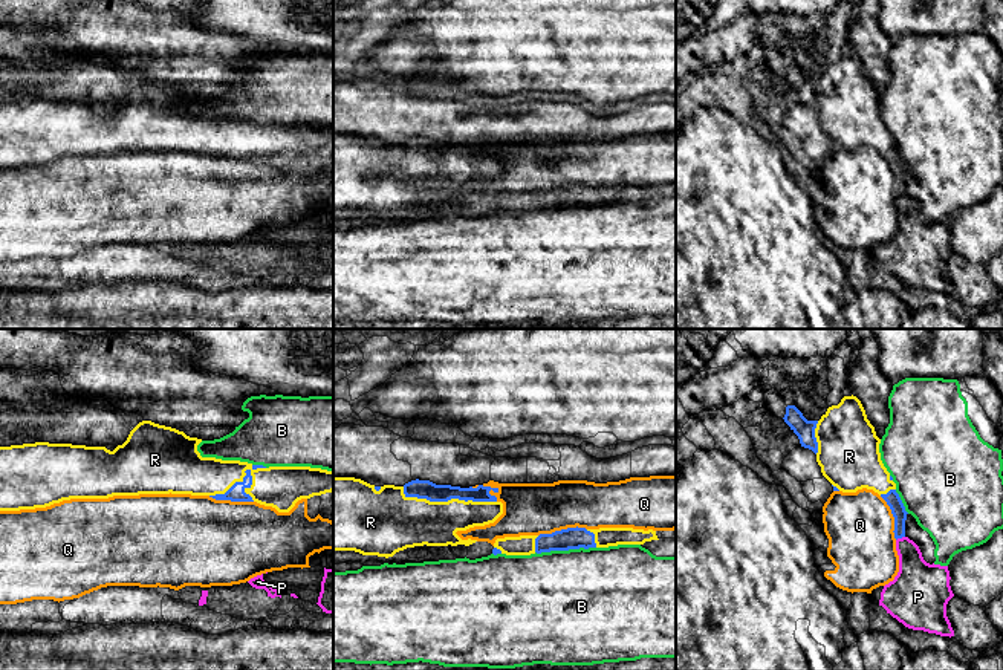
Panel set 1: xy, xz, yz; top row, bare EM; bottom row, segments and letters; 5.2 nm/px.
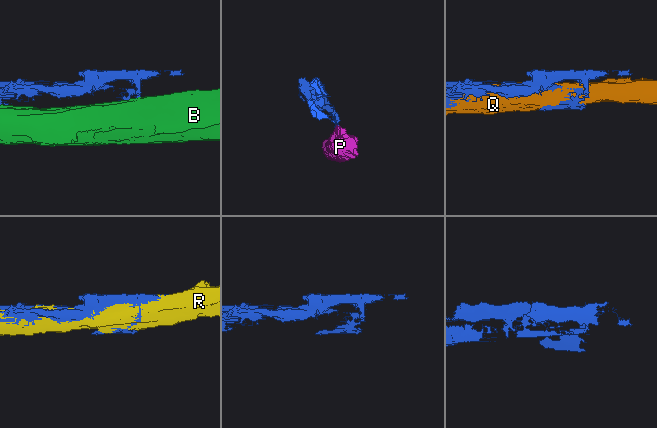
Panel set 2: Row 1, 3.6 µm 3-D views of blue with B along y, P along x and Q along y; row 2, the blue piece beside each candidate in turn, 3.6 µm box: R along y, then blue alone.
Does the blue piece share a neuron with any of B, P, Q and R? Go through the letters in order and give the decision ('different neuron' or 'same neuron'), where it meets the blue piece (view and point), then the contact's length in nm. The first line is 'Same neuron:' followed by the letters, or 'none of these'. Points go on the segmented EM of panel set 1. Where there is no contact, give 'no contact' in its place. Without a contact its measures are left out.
Same neuron: R
B: different neuron; contact xz (564, 549); length 320 nm
P: different neuron; contact yz (899, 537); length 50 nm
Q: different neuron; contact xz (561, 530); length 260 nm
R: same neuron; contact xy (239, 482); length 340 nm

